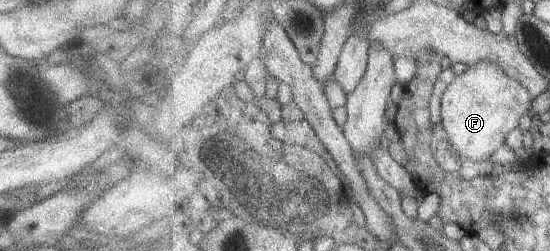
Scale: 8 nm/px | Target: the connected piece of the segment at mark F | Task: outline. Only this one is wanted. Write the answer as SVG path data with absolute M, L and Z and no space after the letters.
M483 62L470 67L464 74L457 75L449 84L441 98L441 115L438 128L446 135L450 150L459 161L489 162L491 156L505 145L505 140L511 130L519 126L521 117L529 115L533 98L531 92L519 81L509 77L499 65Z

